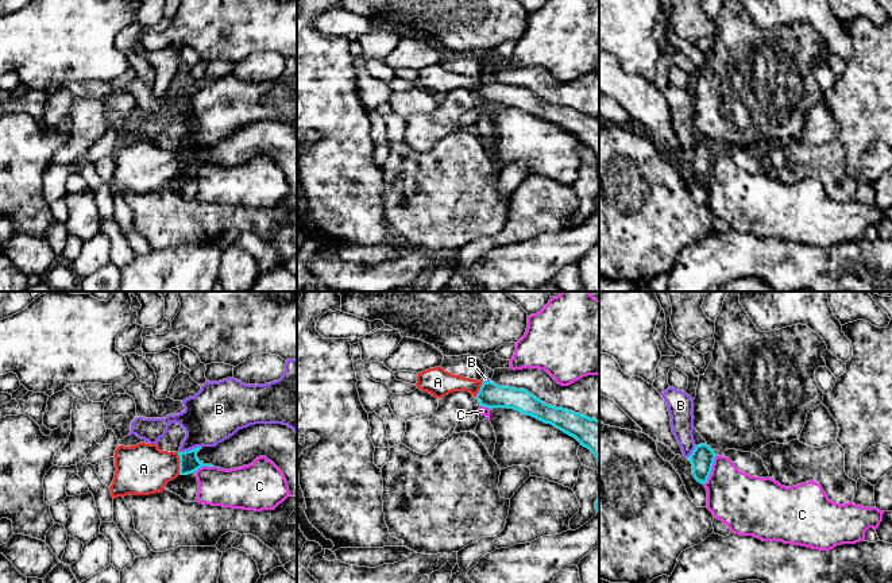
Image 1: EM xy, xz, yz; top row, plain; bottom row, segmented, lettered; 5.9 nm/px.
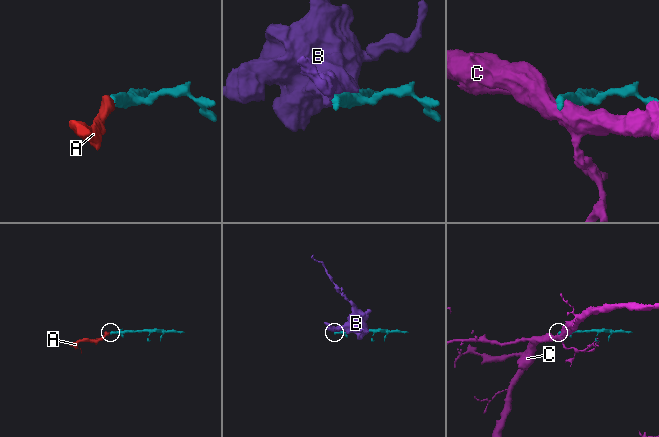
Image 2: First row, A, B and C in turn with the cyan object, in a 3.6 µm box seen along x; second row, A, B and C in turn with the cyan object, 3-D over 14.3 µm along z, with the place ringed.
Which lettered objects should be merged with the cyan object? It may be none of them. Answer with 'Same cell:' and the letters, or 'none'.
Same cell: A

